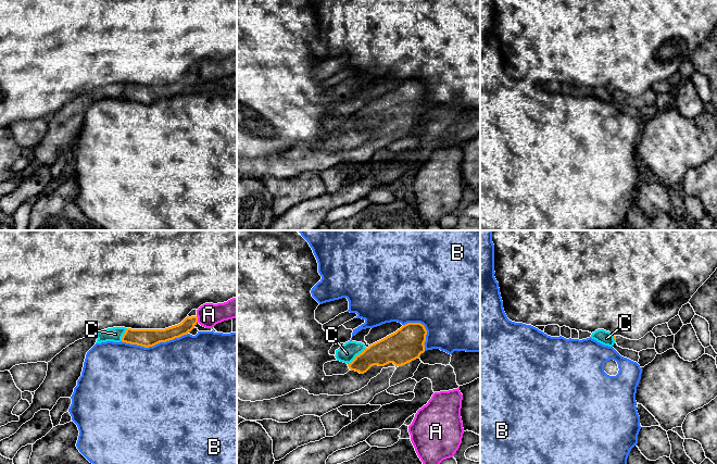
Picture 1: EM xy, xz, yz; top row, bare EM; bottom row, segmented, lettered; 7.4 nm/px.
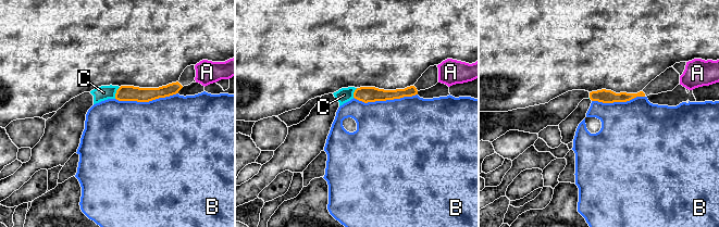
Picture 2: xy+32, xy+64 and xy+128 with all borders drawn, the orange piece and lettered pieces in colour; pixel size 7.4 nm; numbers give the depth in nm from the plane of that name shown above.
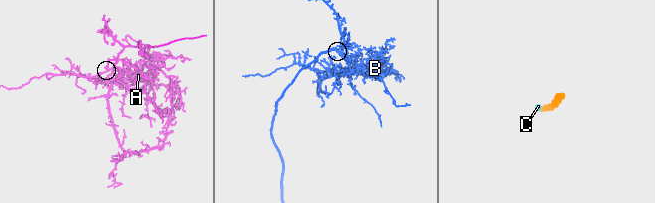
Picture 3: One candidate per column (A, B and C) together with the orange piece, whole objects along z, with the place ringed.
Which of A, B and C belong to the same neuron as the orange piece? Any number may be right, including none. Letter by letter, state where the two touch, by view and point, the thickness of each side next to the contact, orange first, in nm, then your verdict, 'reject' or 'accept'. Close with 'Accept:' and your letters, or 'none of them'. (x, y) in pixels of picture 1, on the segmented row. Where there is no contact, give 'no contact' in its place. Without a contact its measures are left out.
A: meets orange in xy at (197, 318); 100 nm thick on the orange side, 170 nm on the other; reject
B: meets orange in xy at (153, 345); 130 nm thick on the orange side, 480 nm on the other; reject
C: meets orange in xz at (356, 355); 190 nm thick on the orange side, 140 nm on the other; reject
Accept: none of them

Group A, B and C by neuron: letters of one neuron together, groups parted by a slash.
A / B / C

